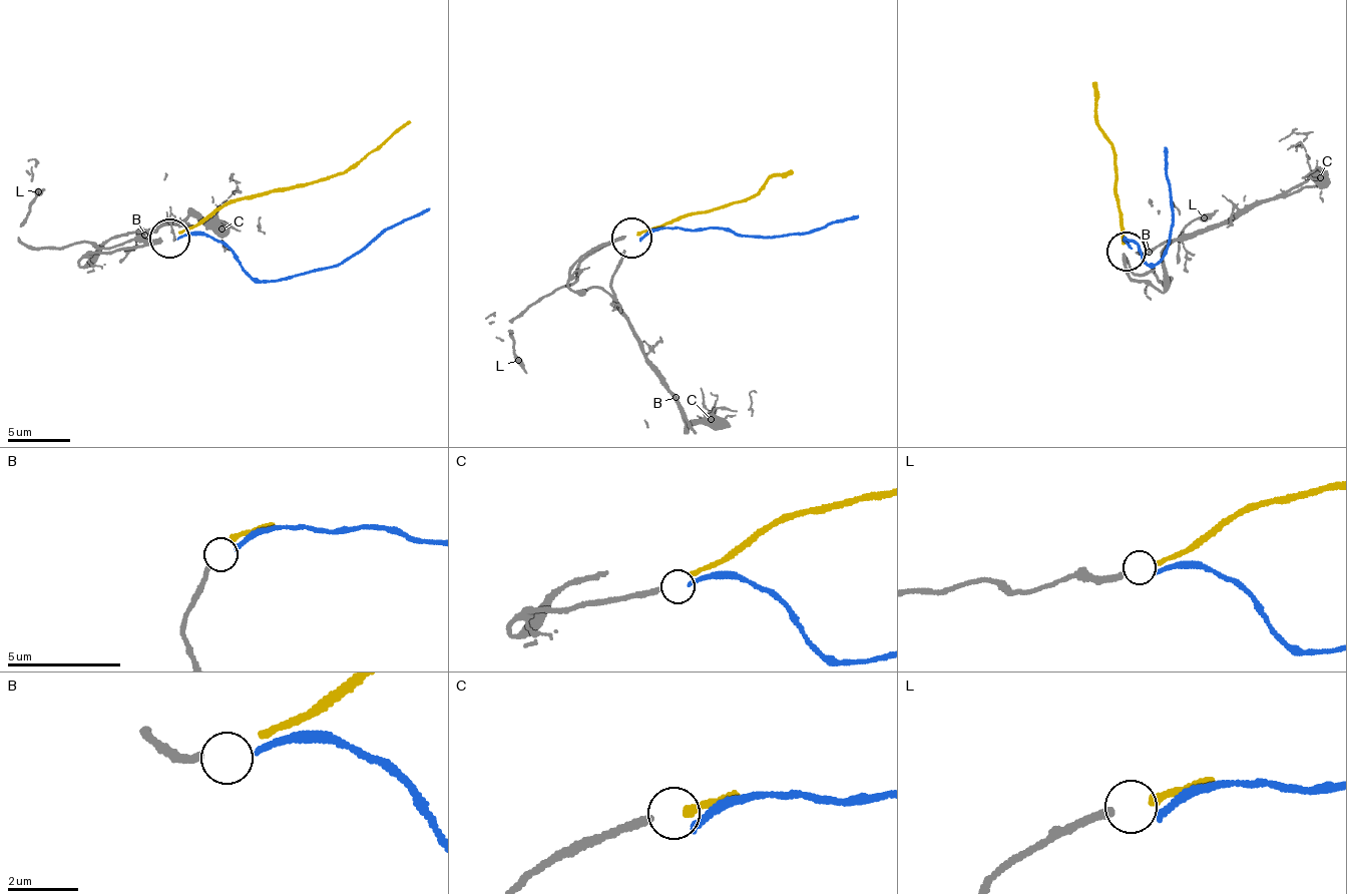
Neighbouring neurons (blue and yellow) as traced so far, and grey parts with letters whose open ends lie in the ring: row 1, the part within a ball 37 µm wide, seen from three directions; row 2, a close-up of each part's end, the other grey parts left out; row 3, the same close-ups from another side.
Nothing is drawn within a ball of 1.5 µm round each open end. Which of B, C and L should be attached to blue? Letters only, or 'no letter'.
B

